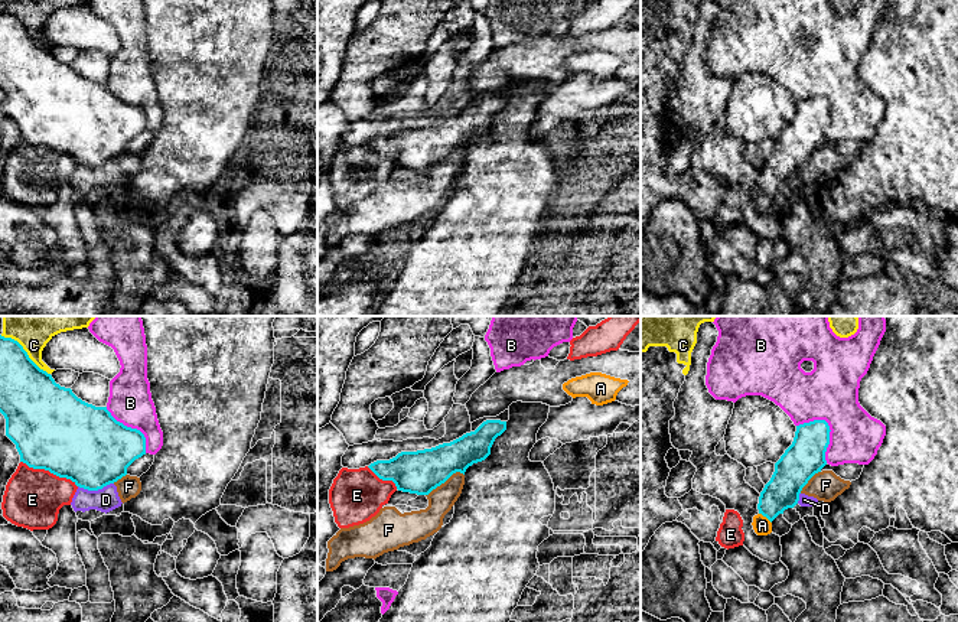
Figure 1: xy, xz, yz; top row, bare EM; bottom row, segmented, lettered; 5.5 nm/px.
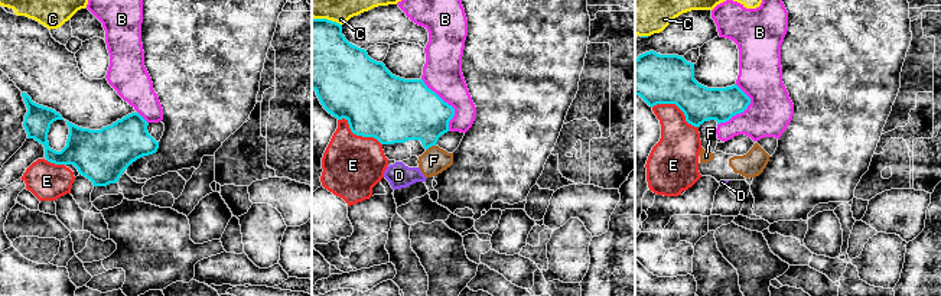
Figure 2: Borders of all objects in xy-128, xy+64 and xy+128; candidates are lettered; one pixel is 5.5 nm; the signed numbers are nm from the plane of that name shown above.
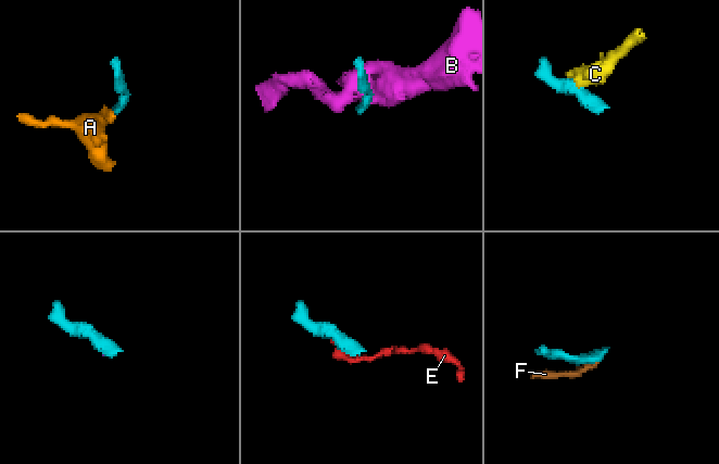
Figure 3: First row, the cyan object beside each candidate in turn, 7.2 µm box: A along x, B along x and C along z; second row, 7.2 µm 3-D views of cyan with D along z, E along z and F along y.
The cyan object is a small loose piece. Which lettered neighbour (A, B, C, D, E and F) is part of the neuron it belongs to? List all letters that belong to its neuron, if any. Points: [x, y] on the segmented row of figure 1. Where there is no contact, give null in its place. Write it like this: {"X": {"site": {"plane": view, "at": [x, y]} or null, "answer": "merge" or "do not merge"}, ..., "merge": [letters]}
{"A": {"site": {"plane": "yz", "at": [765, 515]}, "answer": "merge"}, "B": {"site": {"plane": "yz", "at": [828, 427]}, "answer": "do not merge"}, "C": {"site": {"plane": "xy", "at": [25, 351]}, "answer": "do not merge"}, "D": {"site": {"plane": "xy", "at": [95, 489]}, "answer": "do not merge"}, "E": {"site": {"plane": "xy", "at": [49, 471]}, "answer": "do not merge"}, "F": {"site": {"plane": "xz", "at": [445, 481]}, "answer": "do not merge"}, "merge": ["A"]}

